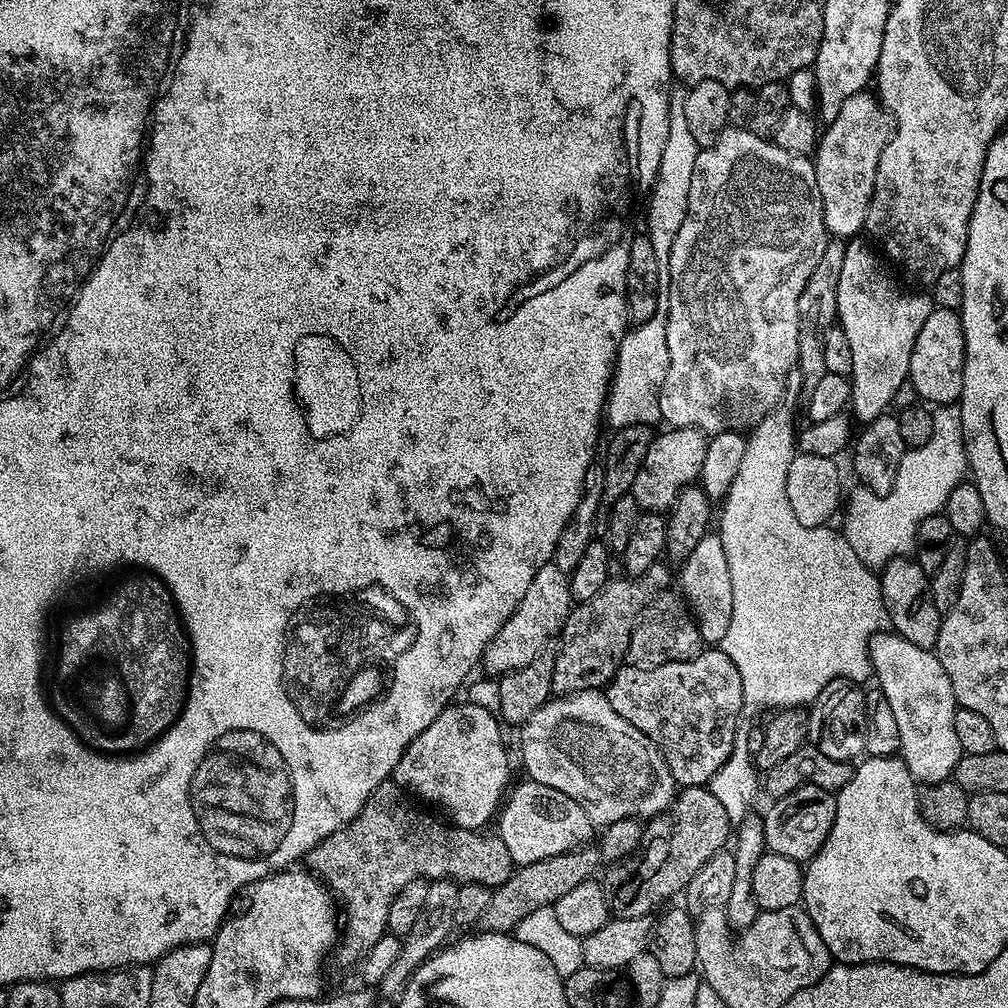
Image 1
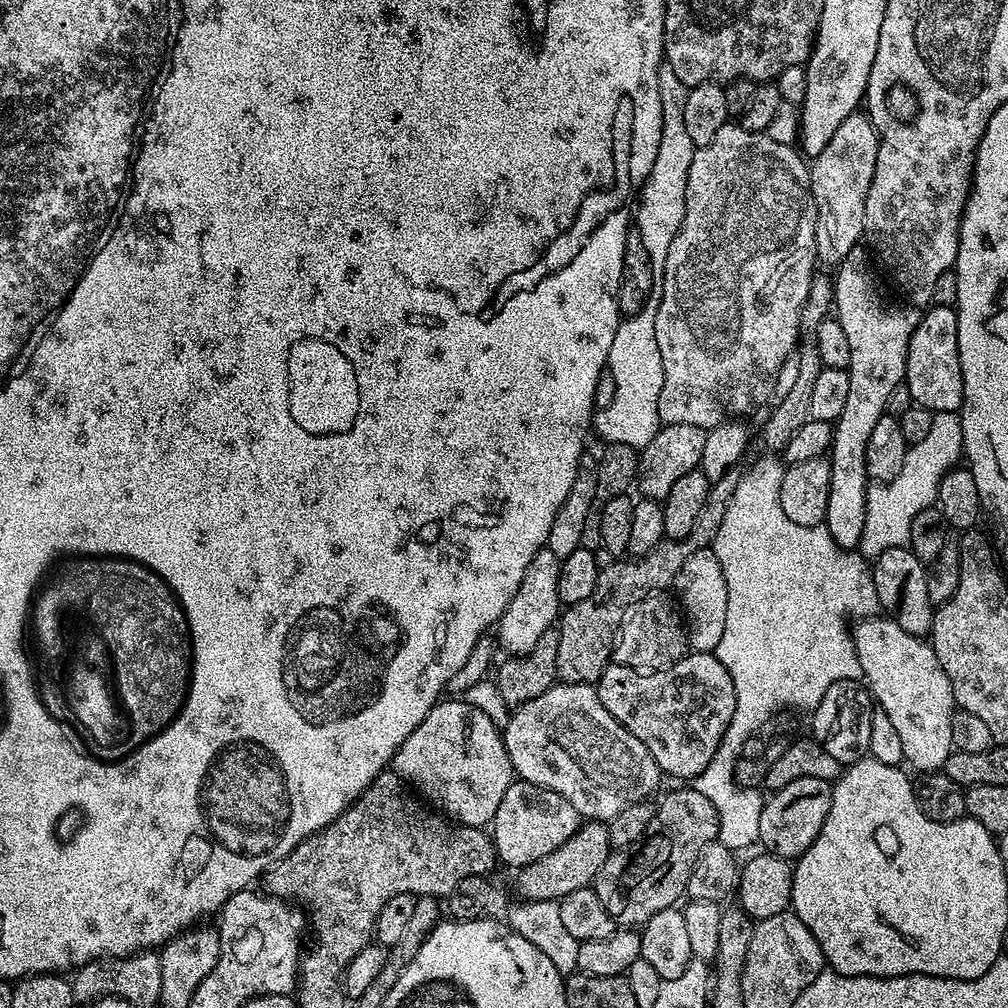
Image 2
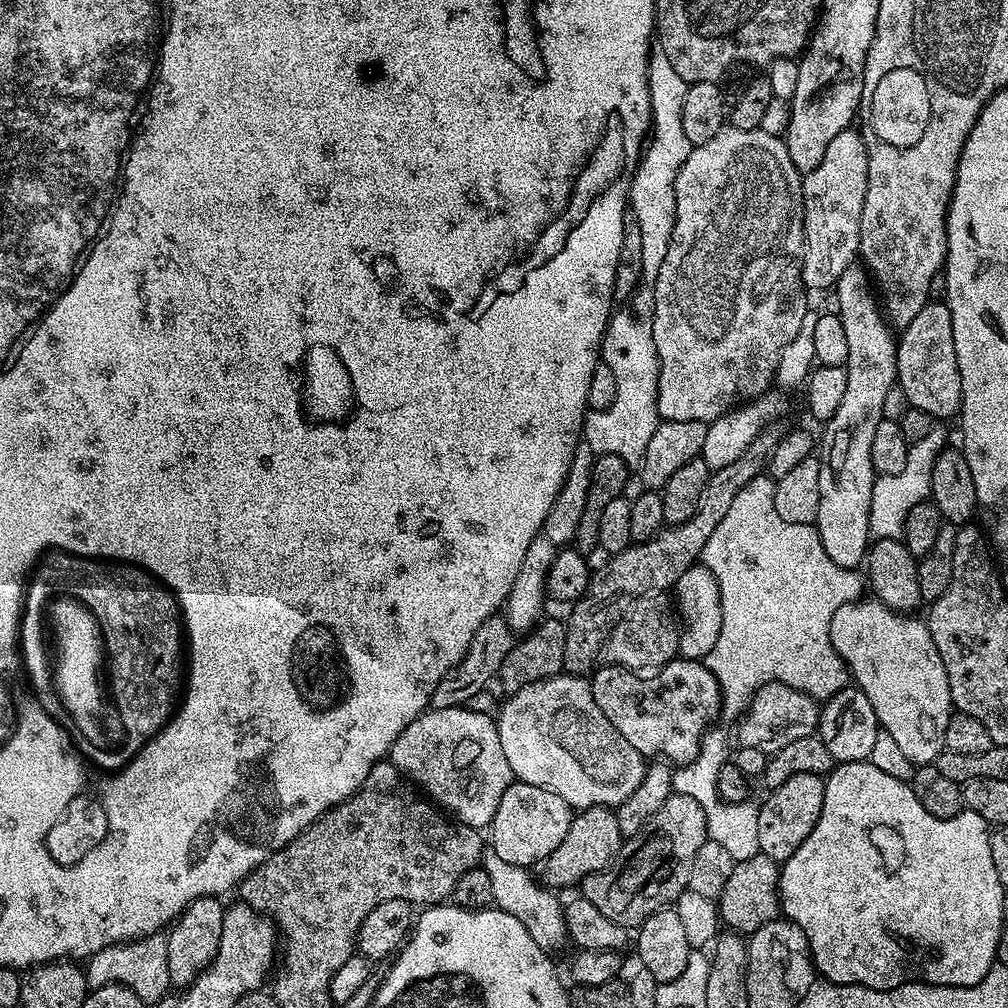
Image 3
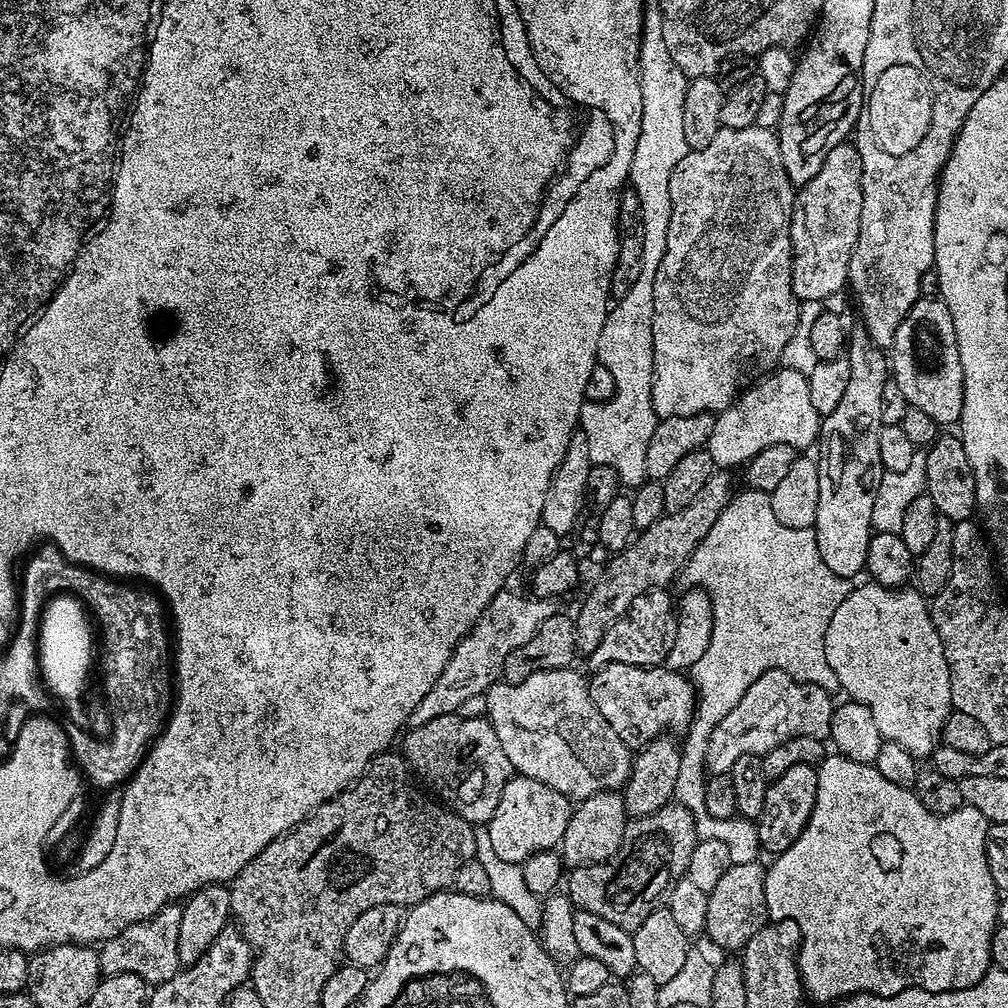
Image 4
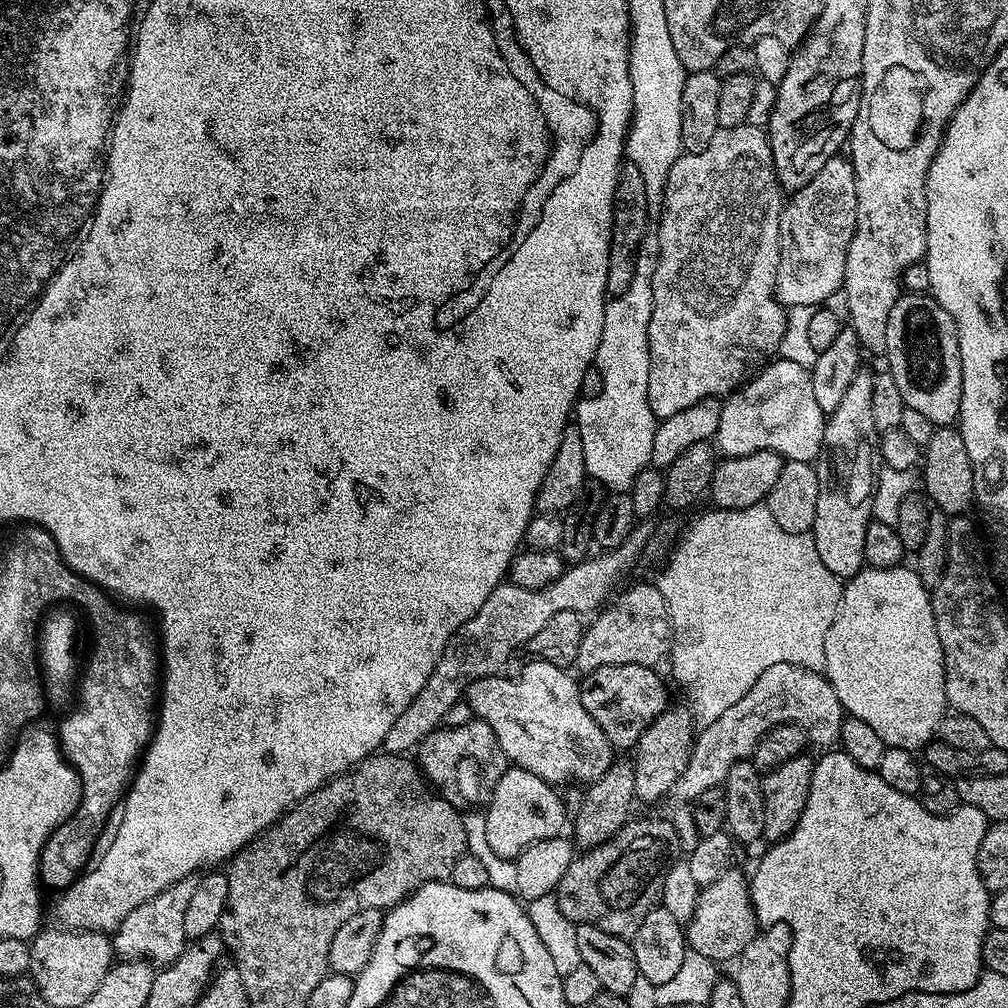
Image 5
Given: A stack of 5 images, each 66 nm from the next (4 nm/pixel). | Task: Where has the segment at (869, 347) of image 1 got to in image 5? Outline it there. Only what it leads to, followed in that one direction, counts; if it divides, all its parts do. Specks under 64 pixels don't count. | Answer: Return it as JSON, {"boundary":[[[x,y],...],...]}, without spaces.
{"boundary":[[[867,370],[857,372],[854,382],[850,382],[846,394],[838,410],[827,413],[825,422],[825,436],[822,438],[820,455],[814,461],[818,474],[818,510],[814,510],[814,526],[811,534],[814,546],[818,550],[818,558],[828,565],[831,572],[839,573],[840,568],[848,568],[851,564],[860,566],[864,564],[864,551],[866,526],[872,523],[872,491],[876,489],[878,469],[881,467],[880,459],[880,432],[874,426],[874,413],[872,413],[872,395],[874,395],[873,373]]]}

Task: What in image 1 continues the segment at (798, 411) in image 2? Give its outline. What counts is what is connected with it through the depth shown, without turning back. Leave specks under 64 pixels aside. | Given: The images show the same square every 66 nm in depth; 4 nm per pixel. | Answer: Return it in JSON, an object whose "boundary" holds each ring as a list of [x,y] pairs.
{"boundary":[[[830,242],[822,254],[818,266],[814,266],[814,274],[810,274],[810,282],[802,286],[802,298],[798,298],[798,358],[796,367],[802,374],[801,393],[807,394],[818,387],[818,382],[826,378],[826,362],[822,359],[822,342],[826,330],[837,323],[838,310],[838,278],[842,278],[842,258],[845,245]]]}

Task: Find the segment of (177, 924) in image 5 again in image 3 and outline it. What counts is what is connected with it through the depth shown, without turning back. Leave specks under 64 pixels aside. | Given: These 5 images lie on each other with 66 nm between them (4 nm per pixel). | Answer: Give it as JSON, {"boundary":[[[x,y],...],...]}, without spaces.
{"boundary":[[[163,931],[152,932],[141,936],[139,940],[126,940],[123,944],[111,944],[98,954],[87,957],[84,977],[88,979],[89,989],[124,984],[134,990],[134,994],[143,1000],[145,1005],[159,1005],[160,1000],[169,995],[173,987],[170,978],[170,965],[166,959],[167,935]]]}

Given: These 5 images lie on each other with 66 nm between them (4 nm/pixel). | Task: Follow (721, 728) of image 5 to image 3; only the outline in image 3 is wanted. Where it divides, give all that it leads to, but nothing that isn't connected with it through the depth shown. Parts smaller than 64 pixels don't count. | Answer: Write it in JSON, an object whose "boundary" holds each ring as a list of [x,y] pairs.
{"boundary":[[[775,682],[763,684],[738,721],[738,744],[742,747],[754,747],[767,754],[782,750],[782,746],[790,746],[790,742],[798,742],[798,738],[817,735],[820,709],[821,705],[816,699],[807,696],[802,690]]]}

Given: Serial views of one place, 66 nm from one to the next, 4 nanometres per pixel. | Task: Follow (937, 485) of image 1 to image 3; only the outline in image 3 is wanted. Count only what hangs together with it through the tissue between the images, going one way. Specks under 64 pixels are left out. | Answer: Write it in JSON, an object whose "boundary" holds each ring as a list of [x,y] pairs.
{"boundary":[[[934,426],[926,438],[909,444],[906,454],[906,467],[893,476],[882,476],[874,482],[874,498],[870,498],[870,533],[877,540],[898,540],[903,537],[906,514],[918,506],[918,502],[929,499],[932,494],[934,462],[949,443],[948,436]]]}

